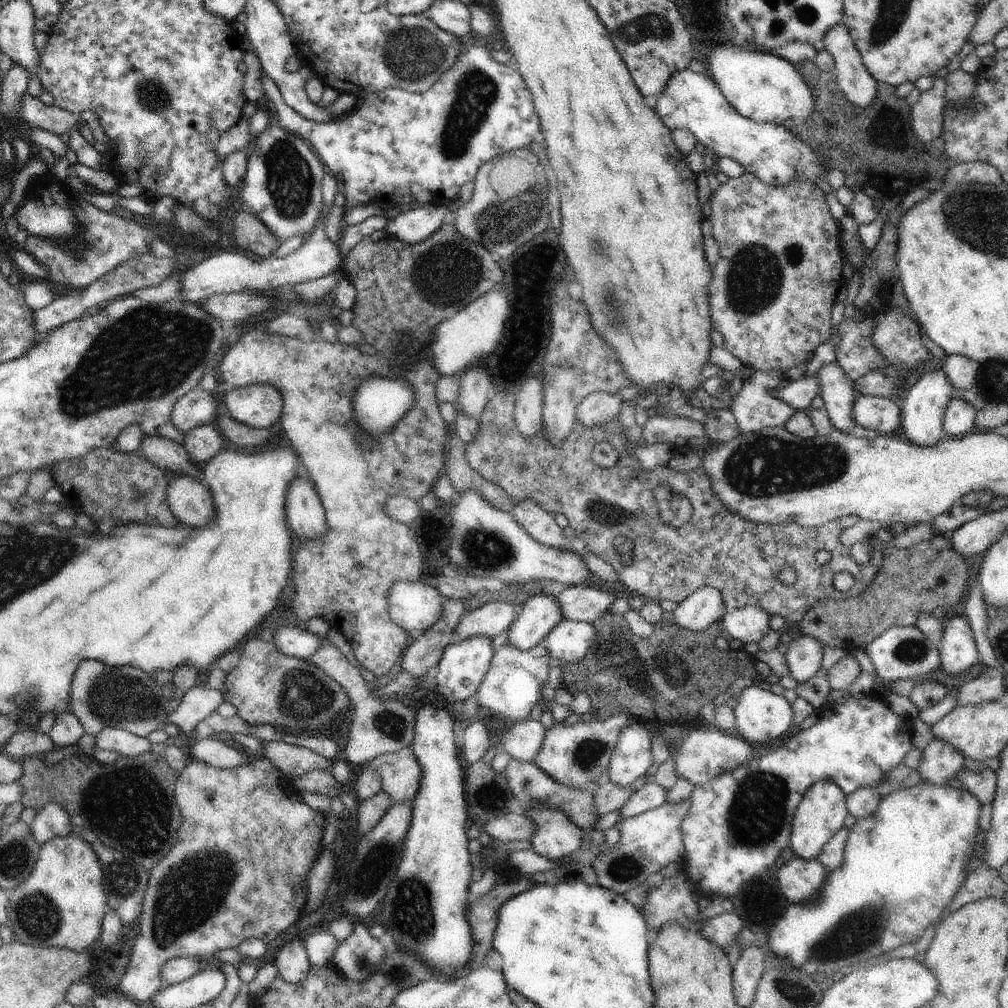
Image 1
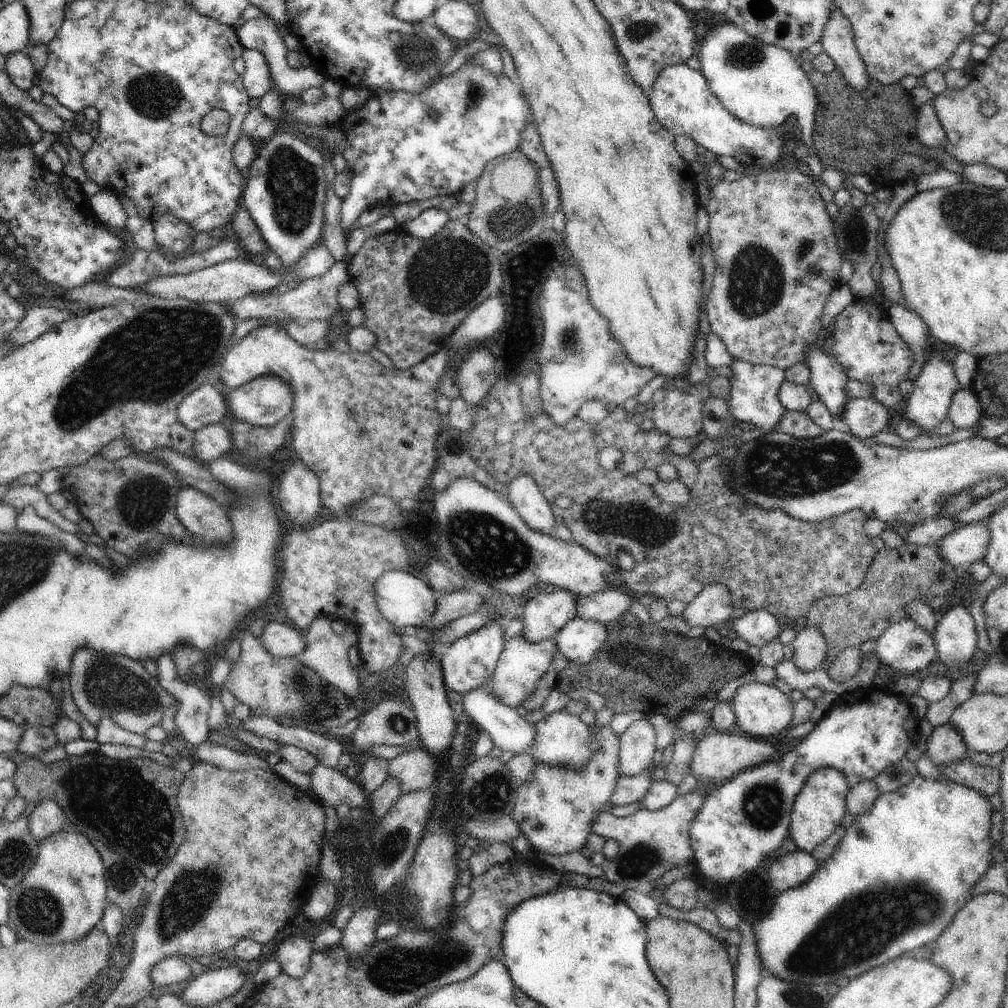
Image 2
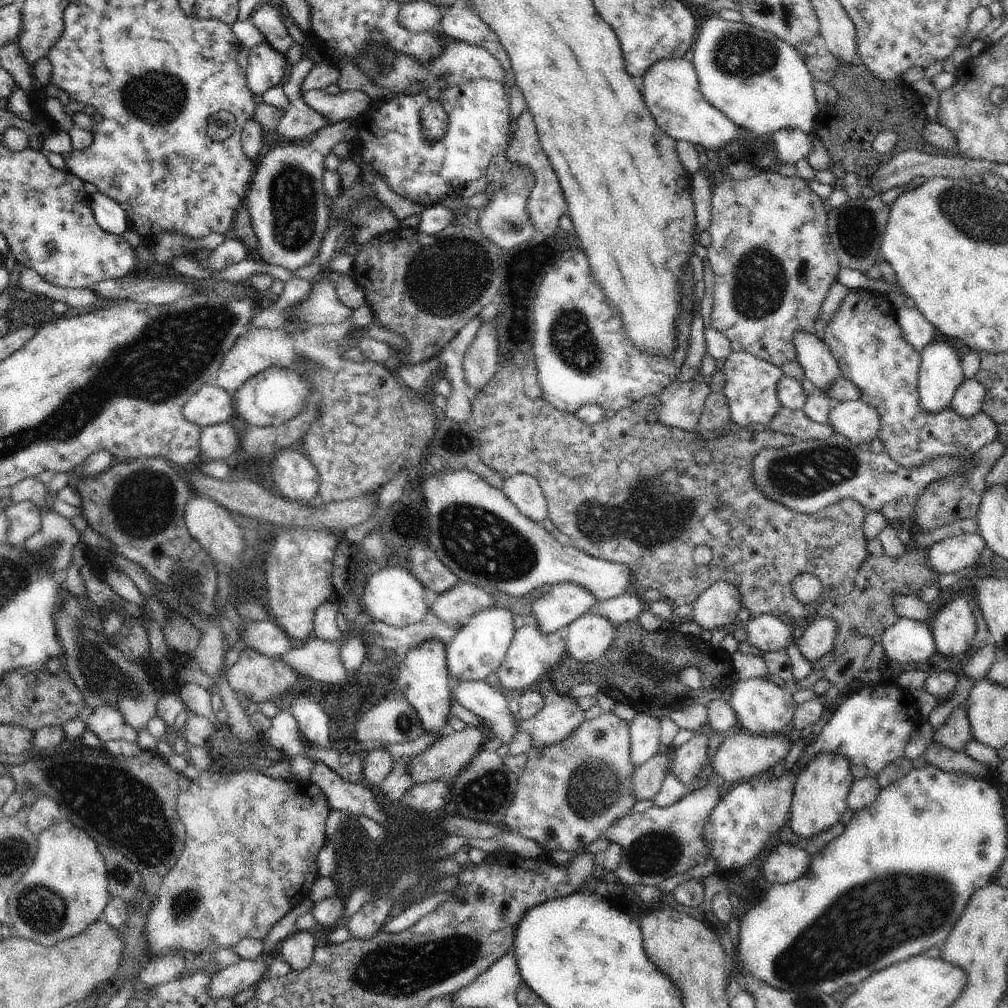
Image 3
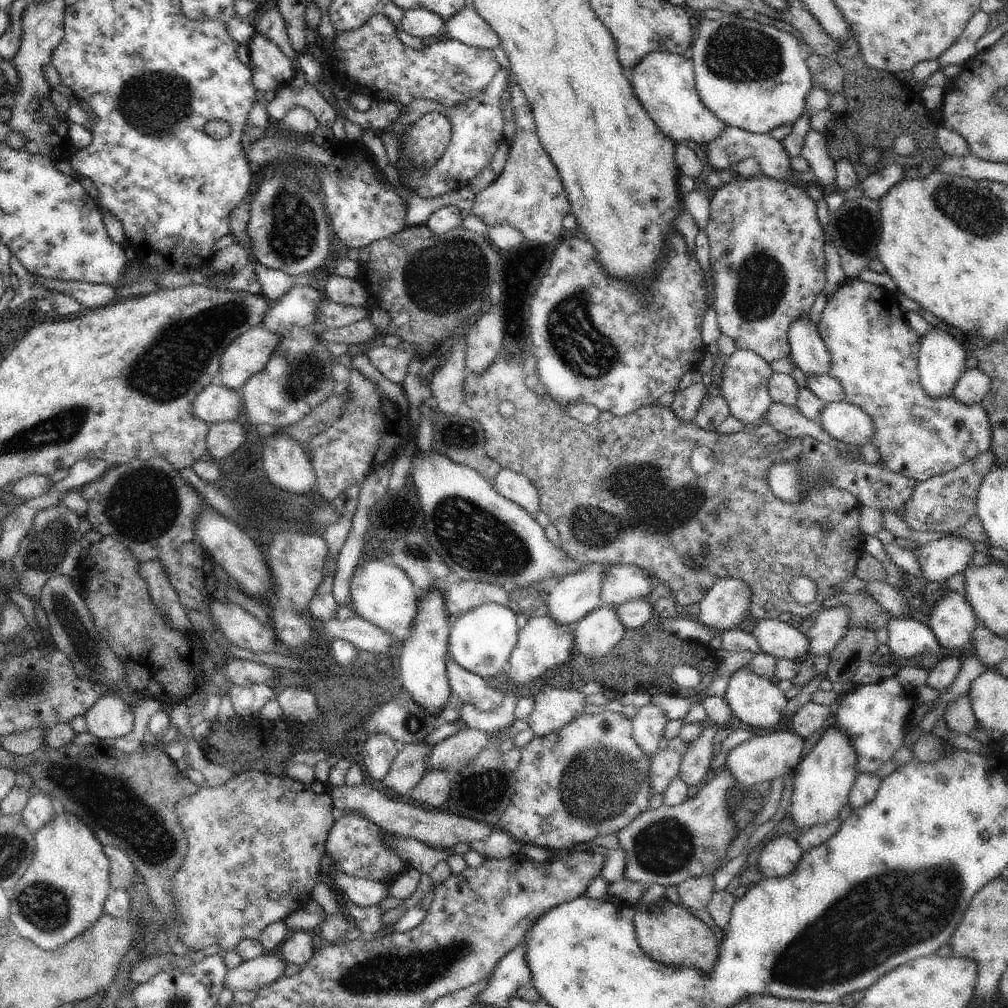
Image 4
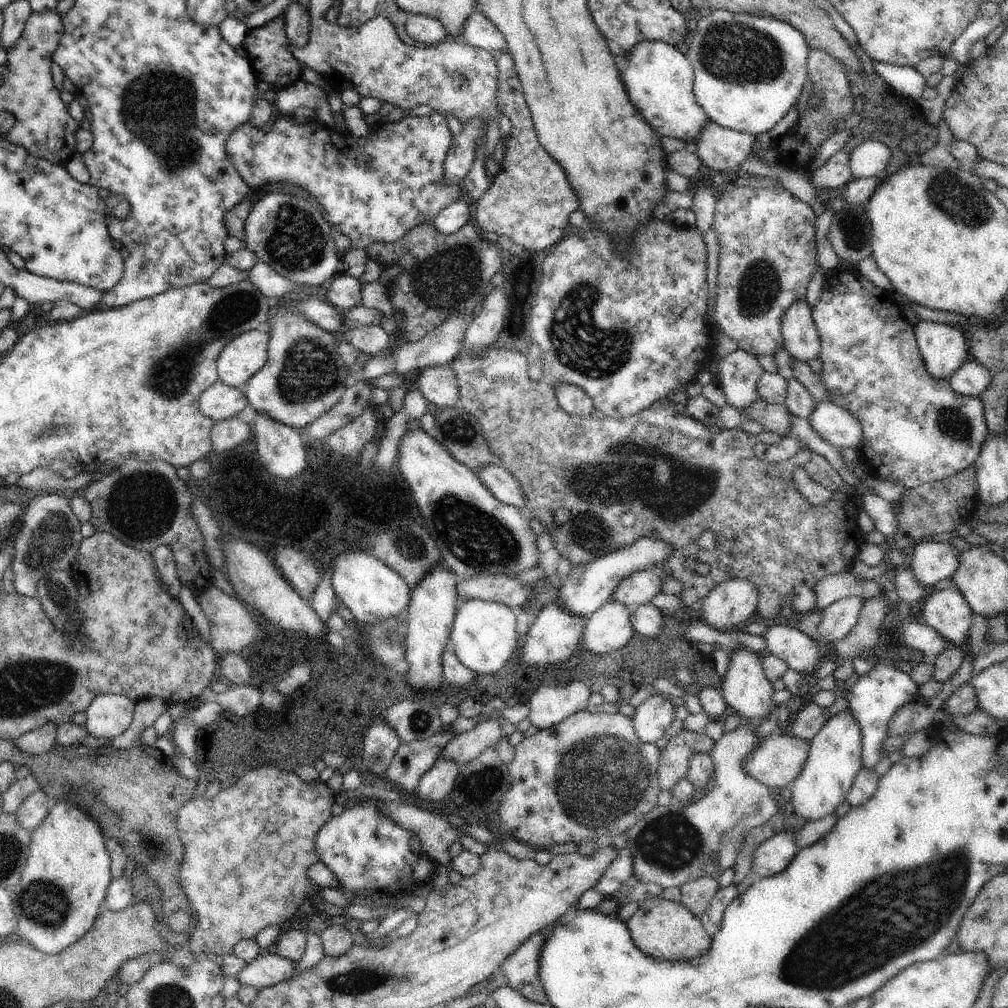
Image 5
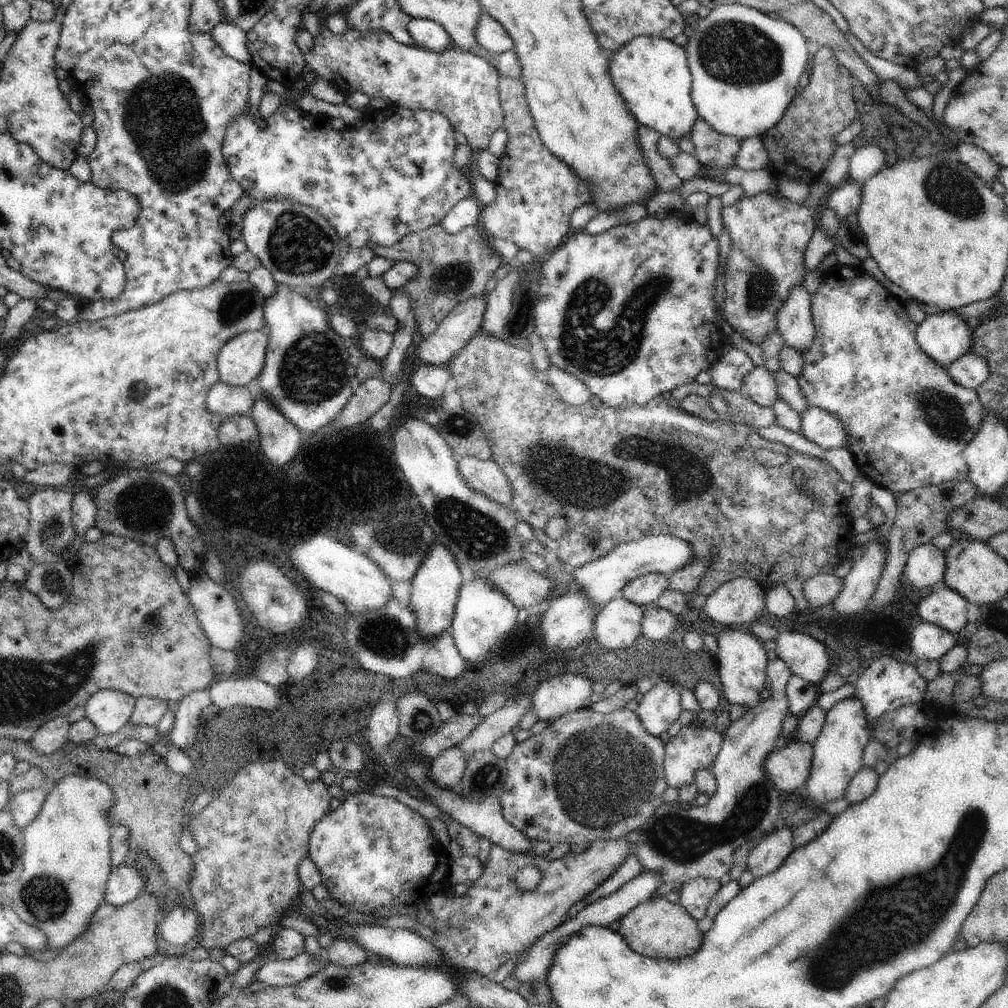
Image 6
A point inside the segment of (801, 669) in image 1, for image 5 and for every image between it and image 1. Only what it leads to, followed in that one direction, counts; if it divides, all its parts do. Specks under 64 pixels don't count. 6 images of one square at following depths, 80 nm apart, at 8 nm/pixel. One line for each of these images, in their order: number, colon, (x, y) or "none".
2: (810, 645)
3: (819, 639)
4: (830, 625)
5: (839, 618)

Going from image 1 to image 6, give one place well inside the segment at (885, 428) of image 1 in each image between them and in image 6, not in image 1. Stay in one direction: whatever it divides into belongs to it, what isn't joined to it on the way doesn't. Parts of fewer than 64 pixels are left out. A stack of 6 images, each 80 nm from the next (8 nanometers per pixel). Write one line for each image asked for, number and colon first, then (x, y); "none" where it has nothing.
2: (865, 417)
3: (857, 421)
4: (847, 424)
5: (831, 422)
6: (817, 425)

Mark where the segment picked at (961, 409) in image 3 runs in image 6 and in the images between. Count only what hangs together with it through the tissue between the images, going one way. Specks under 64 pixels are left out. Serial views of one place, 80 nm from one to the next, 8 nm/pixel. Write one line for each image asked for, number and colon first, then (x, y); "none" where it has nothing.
4: (971, 387)
5: (971, 378)
6: (971, 370)

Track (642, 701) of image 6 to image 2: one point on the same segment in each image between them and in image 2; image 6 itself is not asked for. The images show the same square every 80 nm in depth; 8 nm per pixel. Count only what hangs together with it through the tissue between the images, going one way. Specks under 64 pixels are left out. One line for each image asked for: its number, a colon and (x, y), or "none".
2: (638, 745)
3: (645, 732)
4: (649, 724)
5: (653, 715)

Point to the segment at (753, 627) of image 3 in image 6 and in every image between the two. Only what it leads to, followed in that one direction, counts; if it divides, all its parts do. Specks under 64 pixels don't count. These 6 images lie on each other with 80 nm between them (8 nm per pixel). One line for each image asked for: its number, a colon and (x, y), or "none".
4: (780, 637)
5: (801, 654)
6: (807, 658)

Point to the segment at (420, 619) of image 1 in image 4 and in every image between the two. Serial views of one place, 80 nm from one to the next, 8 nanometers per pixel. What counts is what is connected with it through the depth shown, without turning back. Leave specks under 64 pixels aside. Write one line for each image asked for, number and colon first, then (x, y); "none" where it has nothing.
2: (403, 600)
3: (392, 595)
4: (382, 594)

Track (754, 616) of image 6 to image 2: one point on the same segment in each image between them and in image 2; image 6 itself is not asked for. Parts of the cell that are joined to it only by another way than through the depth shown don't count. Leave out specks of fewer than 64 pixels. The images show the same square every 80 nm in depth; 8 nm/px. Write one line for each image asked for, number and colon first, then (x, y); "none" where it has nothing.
2: (712, 607)
3: (718, 606)
4: (726, 605)
5: (733, 603)

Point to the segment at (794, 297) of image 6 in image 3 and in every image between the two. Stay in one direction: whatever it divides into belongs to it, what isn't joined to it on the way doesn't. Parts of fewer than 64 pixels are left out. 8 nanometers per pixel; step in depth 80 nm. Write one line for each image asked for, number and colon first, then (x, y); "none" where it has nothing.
3: (820, 367)
4: (808, 351)
5: (800, 337)

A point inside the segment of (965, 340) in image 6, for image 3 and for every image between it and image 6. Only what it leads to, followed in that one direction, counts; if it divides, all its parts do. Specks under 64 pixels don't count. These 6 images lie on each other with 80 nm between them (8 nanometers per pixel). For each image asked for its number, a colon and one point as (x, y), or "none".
3: (940, 372)
4: (942, 360)
5: (944, 348)

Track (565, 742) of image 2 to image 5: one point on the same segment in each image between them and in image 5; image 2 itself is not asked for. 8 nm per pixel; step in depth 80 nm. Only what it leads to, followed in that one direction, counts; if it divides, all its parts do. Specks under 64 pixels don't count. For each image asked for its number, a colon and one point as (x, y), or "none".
3: (560, 715)
4: (553, 708)
5: (551, 704)

